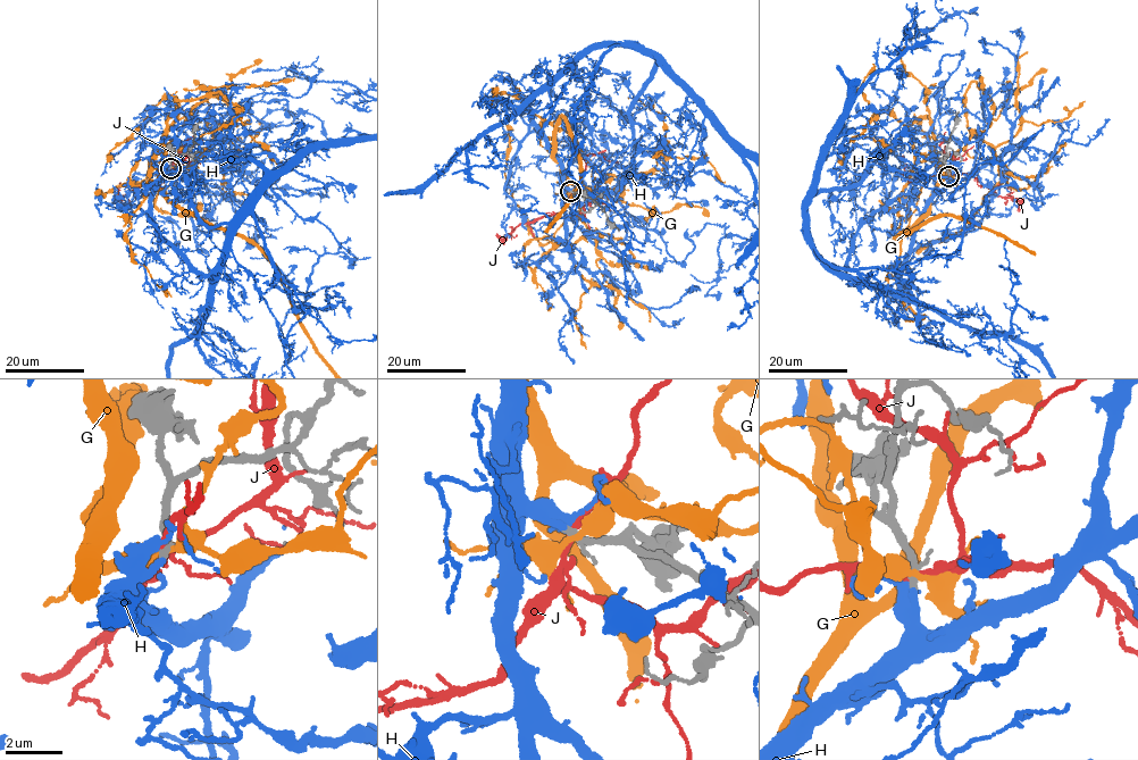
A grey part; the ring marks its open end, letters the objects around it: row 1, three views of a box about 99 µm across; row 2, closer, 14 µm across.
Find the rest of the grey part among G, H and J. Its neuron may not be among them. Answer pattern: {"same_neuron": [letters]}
{"same_neuron": ["H"]}

